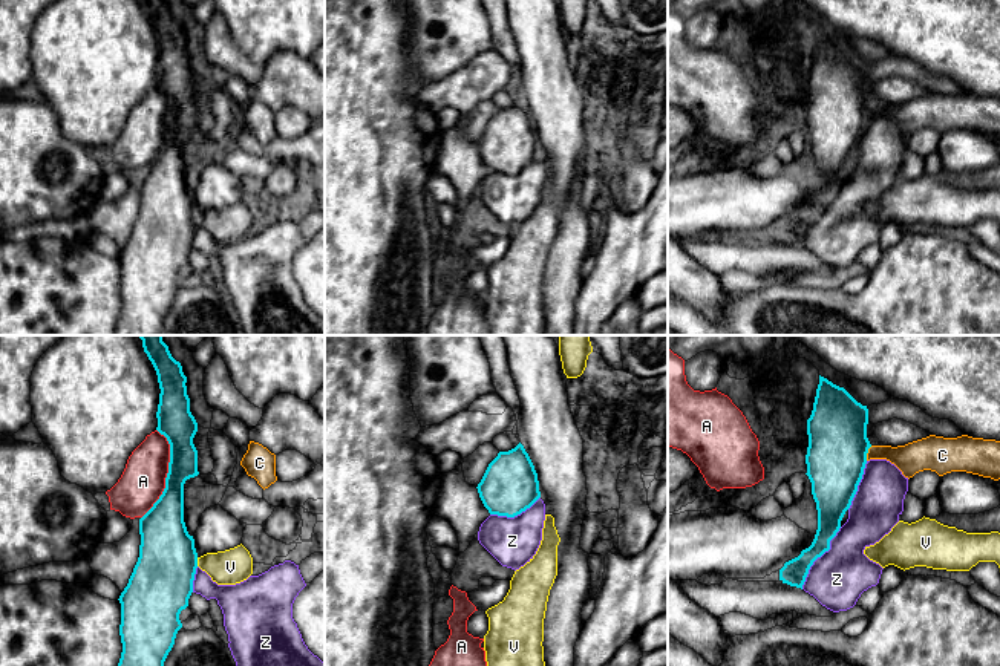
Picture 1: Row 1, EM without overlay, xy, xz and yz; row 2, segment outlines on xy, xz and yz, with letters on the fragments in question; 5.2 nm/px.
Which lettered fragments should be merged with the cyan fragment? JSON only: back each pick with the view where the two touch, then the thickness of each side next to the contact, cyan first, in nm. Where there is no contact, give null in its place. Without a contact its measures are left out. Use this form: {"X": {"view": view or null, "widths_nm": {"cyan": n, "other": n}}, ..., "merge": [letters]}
{"merge": []}

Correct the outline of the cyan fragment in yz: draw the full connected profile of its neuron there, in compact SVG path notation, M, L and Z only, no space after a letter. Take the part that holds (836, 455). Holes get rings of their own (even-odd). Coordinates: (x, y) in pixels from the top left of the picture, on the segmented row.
M819 375L813 410L807 420L807 476L818 510L812 545L779 570L779 580L802 589L813 562L830 550L830 540L858 491L871 447L868 409L844 387Z

